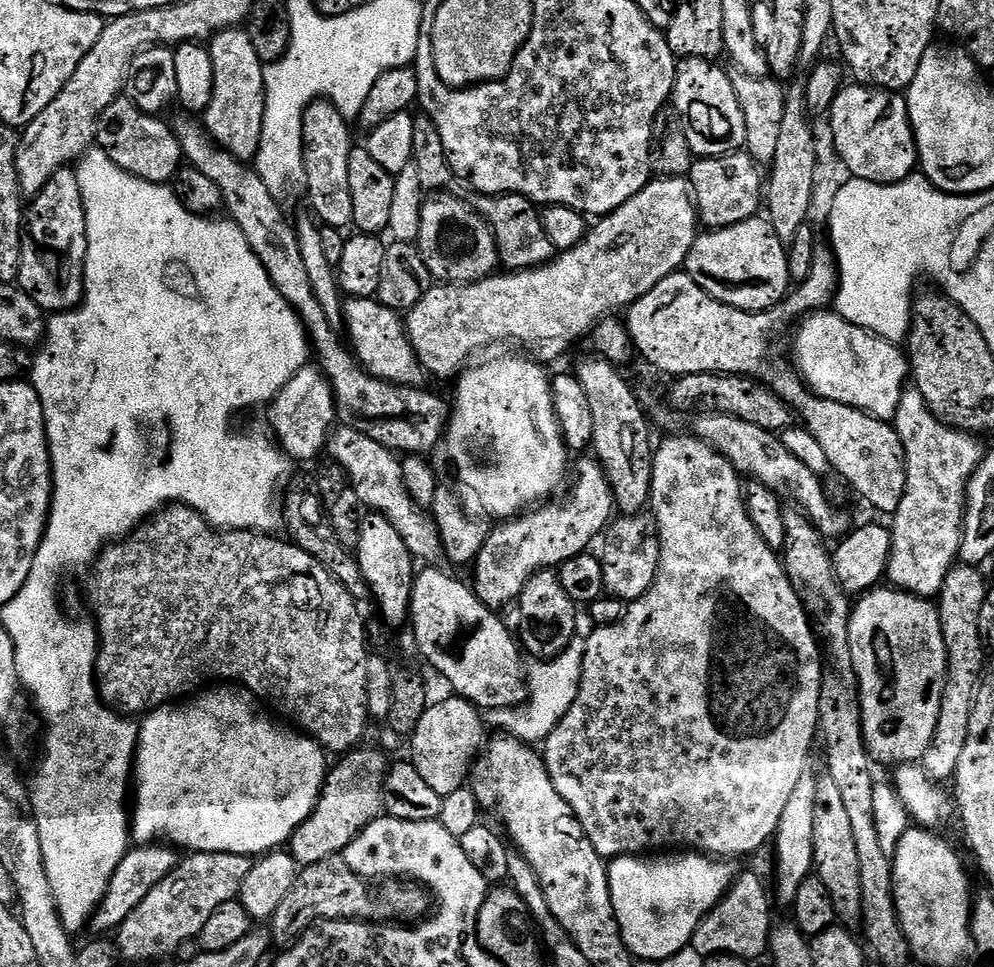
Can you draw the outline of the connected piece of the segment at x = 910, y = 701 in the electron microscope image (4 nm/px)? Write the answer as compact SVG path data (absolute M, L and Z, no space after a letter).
M880 586L873 591L863 593L855 601L850 618L850 654L854 658L854 670L860 683L860 719L864 722L864 741L873 761L877 765L892 764L891 766L923 761L926 750L934 738L934 730L938 726L944 684L948 680L948 655L946 654L946 642L942 638L942 626L940 625L940 613L937 605L931 599L911 596L908 592L901 592L891 586Z

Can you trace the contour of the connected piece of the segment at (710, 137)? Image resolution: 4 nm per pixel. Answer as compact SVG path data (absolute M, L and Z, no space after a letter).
M680 60L676 69L676 88L672 91L671 103L676 104L675 115L696 158L729 156L731 152L741 151L746 142L746 118L742 118L742 106L738 106L738 94L734 94L732 76L724 73L720 66L711 60Z

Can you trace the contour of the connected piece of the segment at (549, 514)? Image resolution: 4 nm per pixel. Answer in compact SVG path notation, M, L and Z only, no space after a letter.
M589 458L577 468L575 465L574 480L575 476L572 496L566 497L561 504L545 503L489 531L482 550L470 568L470 587L486 607L501 610L507 604L515 605L522 590L526 590L526 582L530 582L536 572L559 569L570 558L589 551L593 547L591 544L603 537L604 529L614 519L616 508L616 499L612 496L604 466L599 460Z

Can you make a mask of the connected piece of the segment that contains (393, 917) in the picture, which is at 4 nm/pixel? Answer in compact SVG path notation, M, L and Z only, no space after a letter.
M343 855L326 858L326 862L314 862L314 866L301 868L290 894L270 921L271 943L277 949L287 950L306 934L306 930L321 920L358 920L361 922L420 922L433 911L434 900L427 888L419 882L407 884L404 878L393 878L379 885L375 892L361 873L346 866Z

